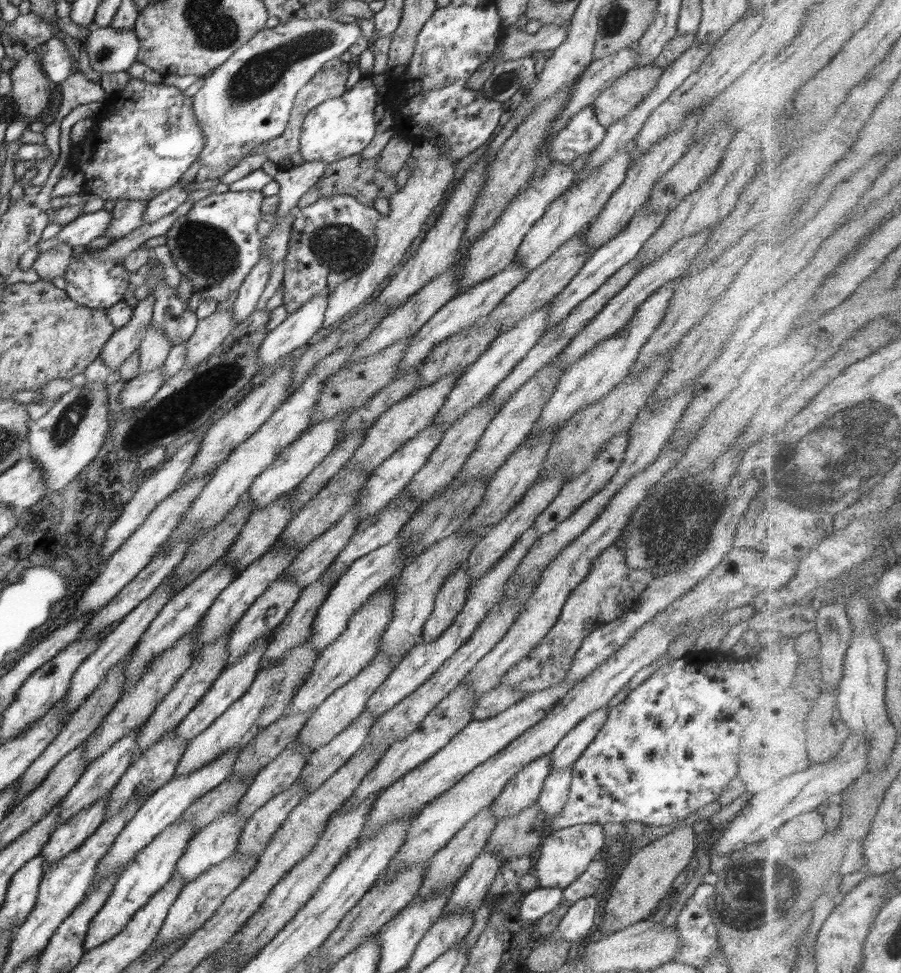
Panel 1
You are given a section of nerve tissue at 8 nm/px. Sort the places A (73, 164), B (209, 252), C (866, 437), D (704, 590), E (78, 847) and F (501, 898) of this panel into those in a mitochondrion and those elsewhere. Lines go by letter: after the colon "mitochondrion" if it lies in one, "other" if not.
A: other
B: mitochondrion
C: mitochondrion
D: other
E: other
F: mitochondrion

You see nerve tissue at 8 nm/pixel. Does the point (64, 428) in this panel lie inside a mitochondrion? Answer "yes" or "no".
yes

